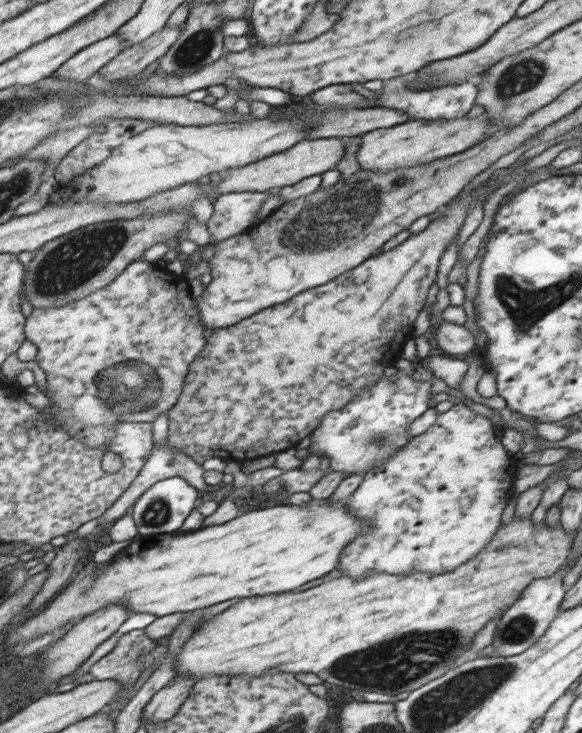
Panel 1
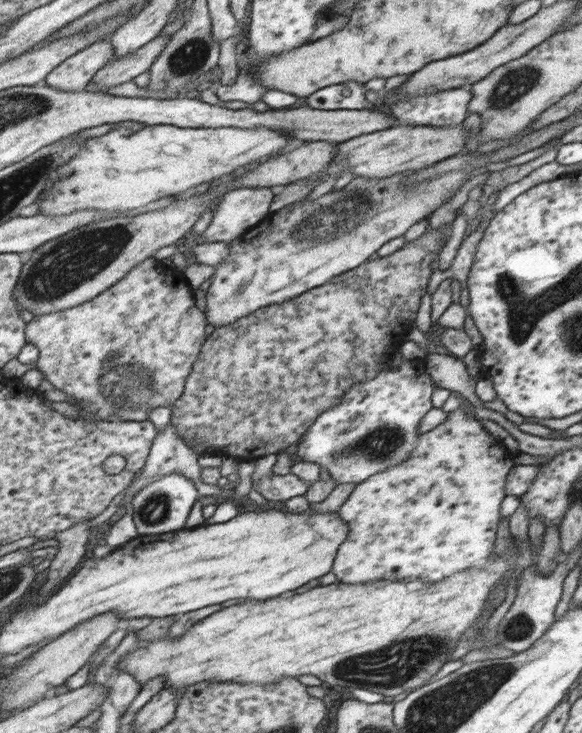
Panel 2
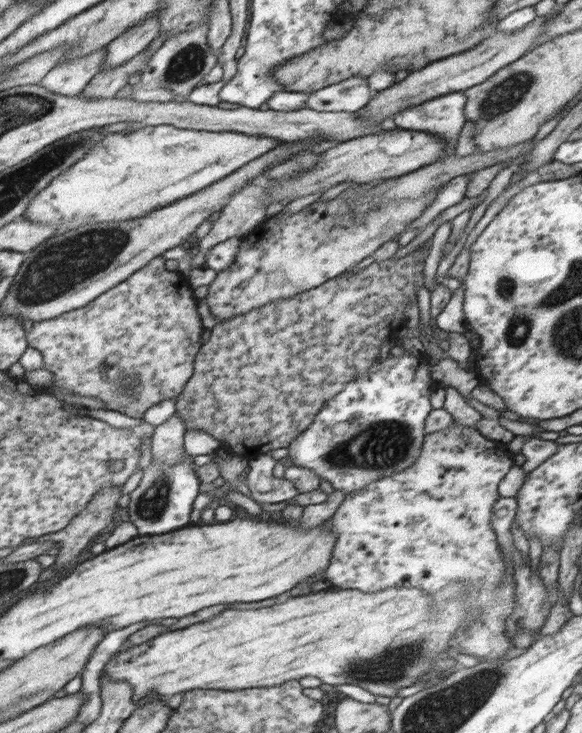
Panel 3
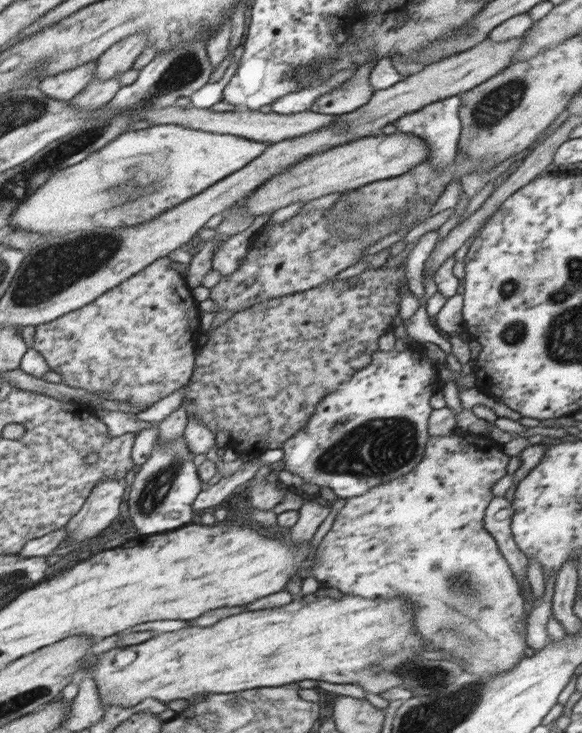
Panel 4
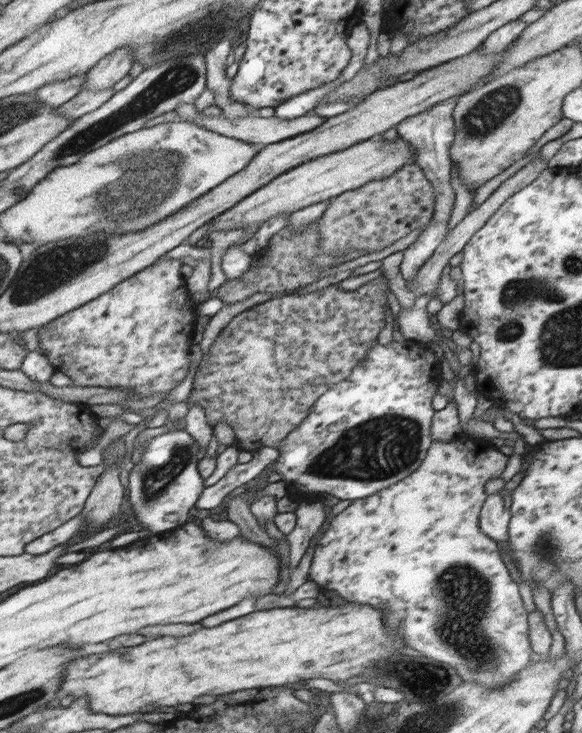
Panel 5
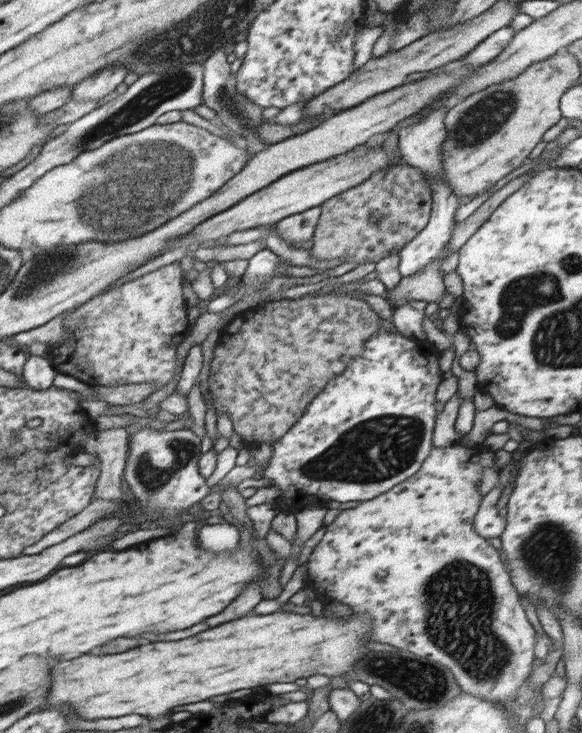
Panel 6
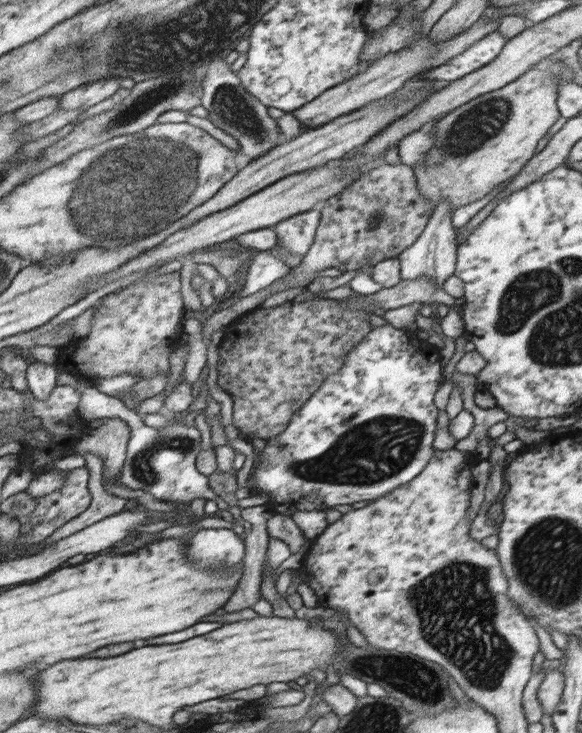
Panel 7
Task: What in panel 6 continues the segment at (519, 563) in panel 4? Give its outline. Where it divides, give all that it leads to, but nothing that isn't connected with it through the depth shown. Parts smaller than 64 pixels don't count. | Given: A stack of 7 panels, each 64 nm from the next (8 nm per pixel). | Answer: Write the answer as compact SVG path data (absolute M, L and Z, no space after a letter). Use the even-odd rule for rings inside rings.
M496 485L481 498L478 513L473 520L473 529L478 536L496 538L501 536L506 526L505 516L497 508L498 498L502 494L503 486Z

